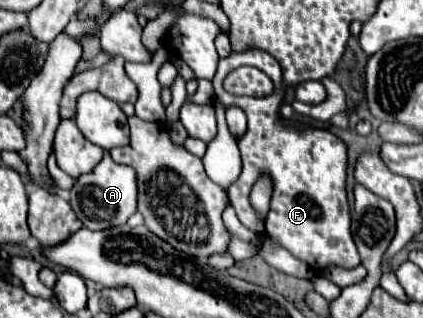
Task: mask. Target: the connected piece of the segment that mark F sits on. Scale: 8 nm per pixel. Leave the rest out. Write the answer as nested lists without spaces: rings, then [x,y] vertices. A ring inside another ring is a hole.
[[[243,51],[231,53],[229,57],[219,61],[217,73],[213,77],[215,97],[225,105],[237,105],[247,115],[247,131],[239,137],[237,145],[241,151],[243,171],[241,177],[233,183],[235,189],[251,189],[257,181],[259,173],[267,173],[273,179],[273,197],[271,209],[265,217],[265,233],[269,239],[287,249],[293,257],[303,259],[313,271],[323,271],[329,263],[339,267],[357,267],[361,263],[357,247],[351,237],[351,215],[345,193],[345,177],[347,177],[347,147],[345,143],[325,129],[303,129],[295,131],[281,123],[279,107],[285,97],[283,73],[277,61],[265,51]],[[239,65],[253,65],[273,77],[275,93],[267,97],[239,97],[231,95],[223,89],[223,79],[229,71]]]

